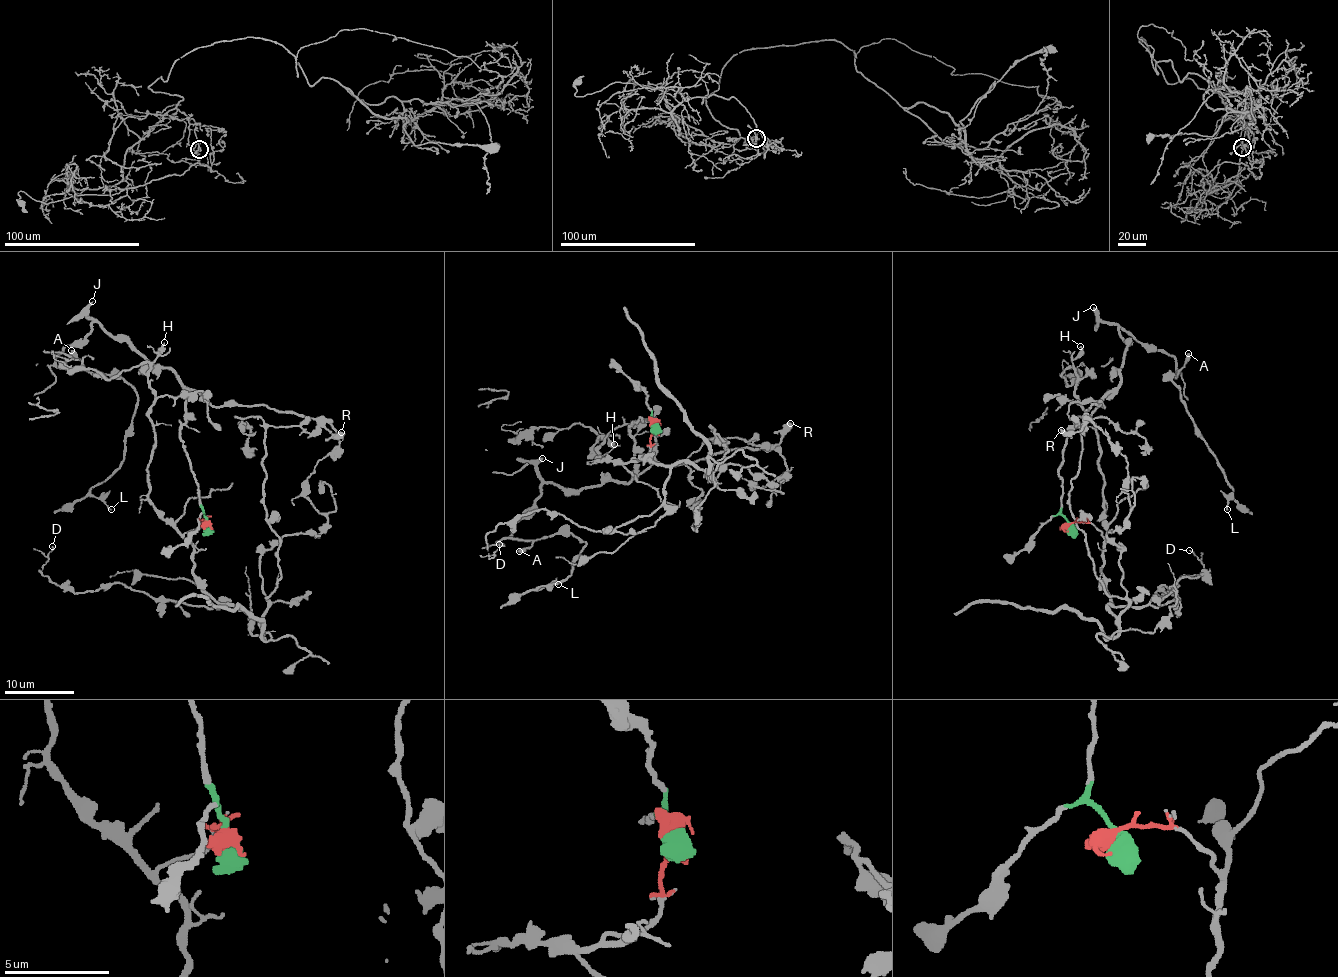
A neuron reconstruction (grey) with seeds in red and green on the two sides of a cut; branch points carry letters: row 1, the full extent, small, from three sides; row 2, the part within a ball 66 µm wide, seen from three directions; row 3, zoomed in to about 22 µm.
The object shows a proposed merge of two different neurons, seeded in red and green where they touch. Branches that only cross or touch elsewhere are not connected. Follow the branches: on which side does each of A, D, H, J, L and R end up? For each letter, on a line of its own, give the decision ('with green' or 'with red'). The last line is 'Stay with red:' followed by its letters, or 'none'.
A: with green
D: with red
H: with red
J: with green
L: with green
R: with green
Stay with red: D, H

